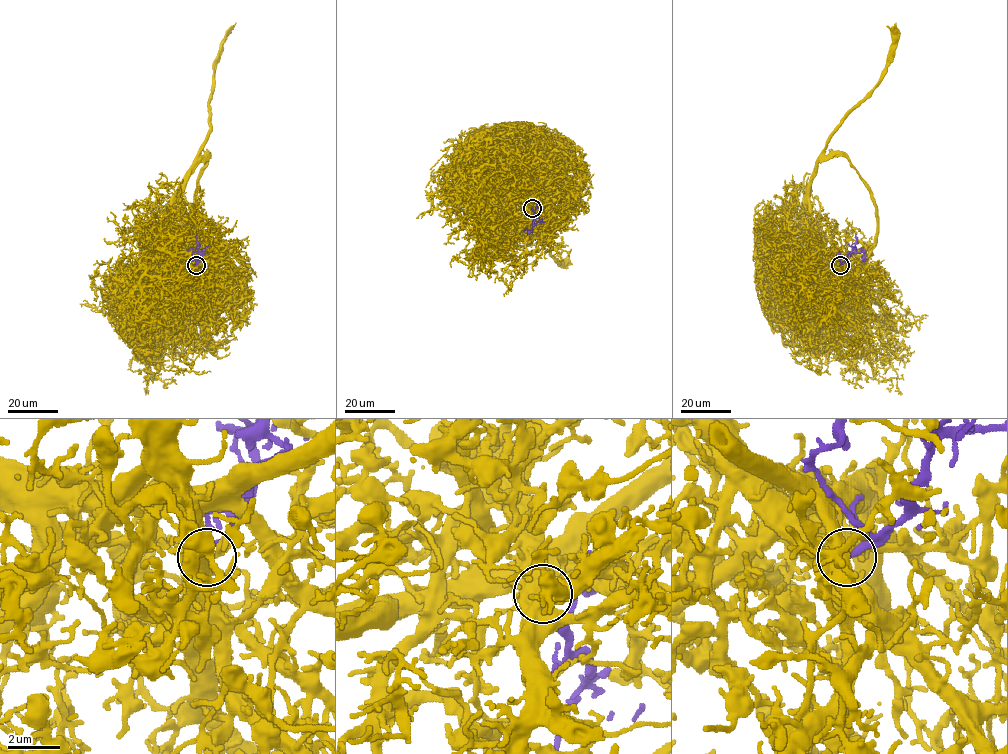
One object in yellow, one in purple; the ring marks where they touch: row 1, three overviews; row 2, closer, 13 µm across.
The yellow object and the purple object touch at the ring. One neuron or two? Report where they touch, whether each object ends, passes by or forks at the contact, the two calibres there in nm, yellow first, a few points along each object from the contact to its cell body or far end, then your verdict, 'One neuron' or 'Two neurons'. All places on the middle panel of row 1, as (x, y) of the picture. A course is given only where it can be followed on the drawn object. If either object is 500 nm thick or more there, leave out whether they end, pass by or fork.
Place: (532, 208). At the ring yellow forks. At the ring purple passes by. Thickness 320 nm (yellow) against 190 nm. Course of yellow: (532, 209), (529, 192), (518, 177), (546, 203), (549, 253), (556, 259), (568, 260), (572, 264). Course of purple: (532, 208), (537, 215), (532, 230), (529, 232), (526, 228), (523, 232). One neuron

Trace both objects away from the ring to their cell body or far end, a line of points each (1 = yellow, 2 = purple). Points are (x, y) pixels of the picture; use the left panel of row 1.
1: (195, 265), (190, 231), (184, 214), (181, 182), (205, 139), (215, 57), (224, 34), (236, 23)
2: (196, 265), (200, 255), (191, 247), (187, 250)

